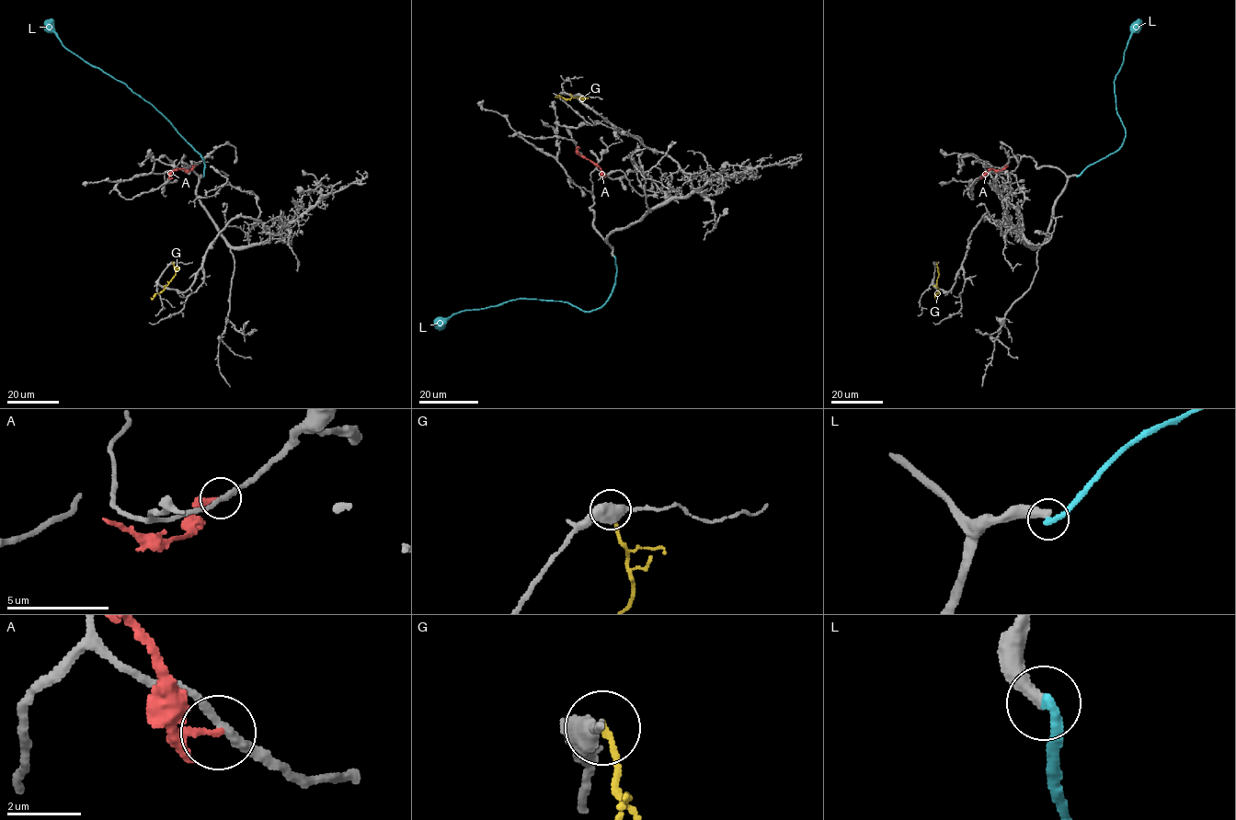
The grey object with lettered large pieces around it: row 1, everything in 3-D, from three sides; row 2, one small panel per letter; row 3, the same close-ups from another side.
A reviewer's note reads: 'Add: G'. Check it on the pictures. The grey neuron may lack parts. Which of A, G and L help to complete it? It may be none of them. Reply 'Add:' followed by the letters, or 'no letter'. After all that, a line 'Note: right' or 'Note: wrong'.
Add: no letter
Note: wrong

